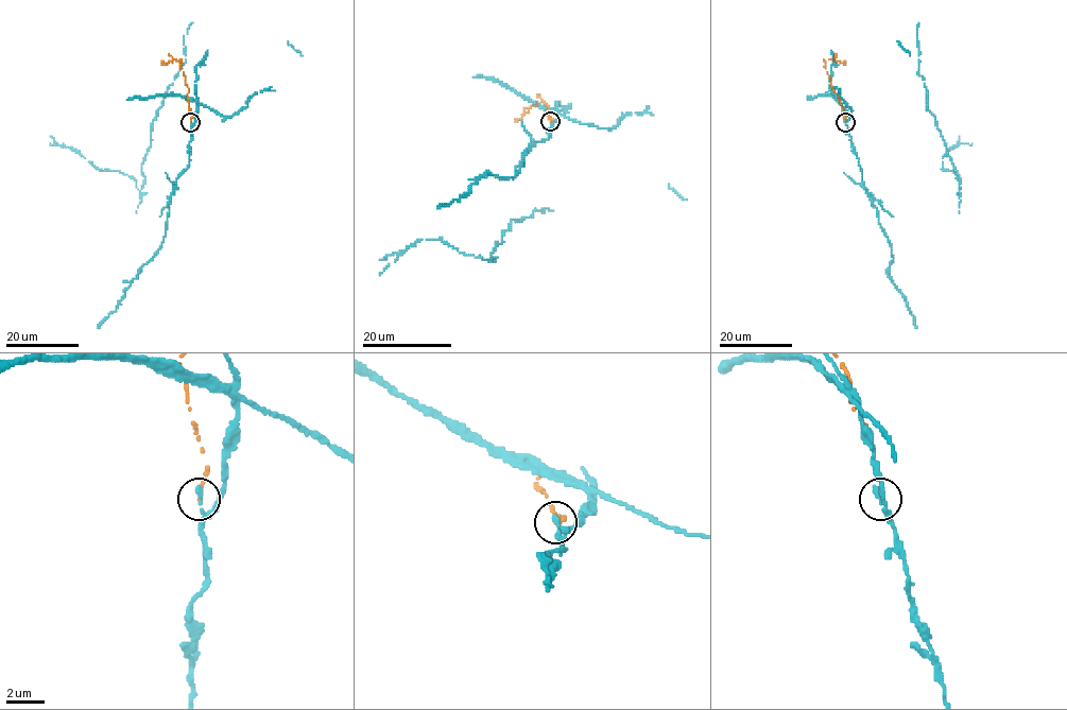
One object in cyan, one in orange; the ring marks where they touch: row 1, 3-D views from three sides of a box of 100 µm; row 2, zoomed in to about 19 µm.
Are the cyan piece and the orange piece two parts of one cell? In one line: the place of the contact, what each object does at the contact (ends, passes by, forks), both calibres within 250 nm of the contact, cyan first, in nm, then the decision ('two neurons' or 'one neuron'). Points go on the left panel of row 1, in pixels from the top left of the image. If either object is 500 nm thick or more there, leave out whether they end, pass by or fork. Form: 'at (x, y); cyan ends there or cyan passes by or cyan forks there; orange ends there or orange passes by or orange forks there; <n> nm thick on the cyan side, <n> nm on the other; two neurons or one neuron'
at (190, 122); cyan passes by; orange ends there; 240 nm thick on the cyan side, 110 nm on the other; two neurons

